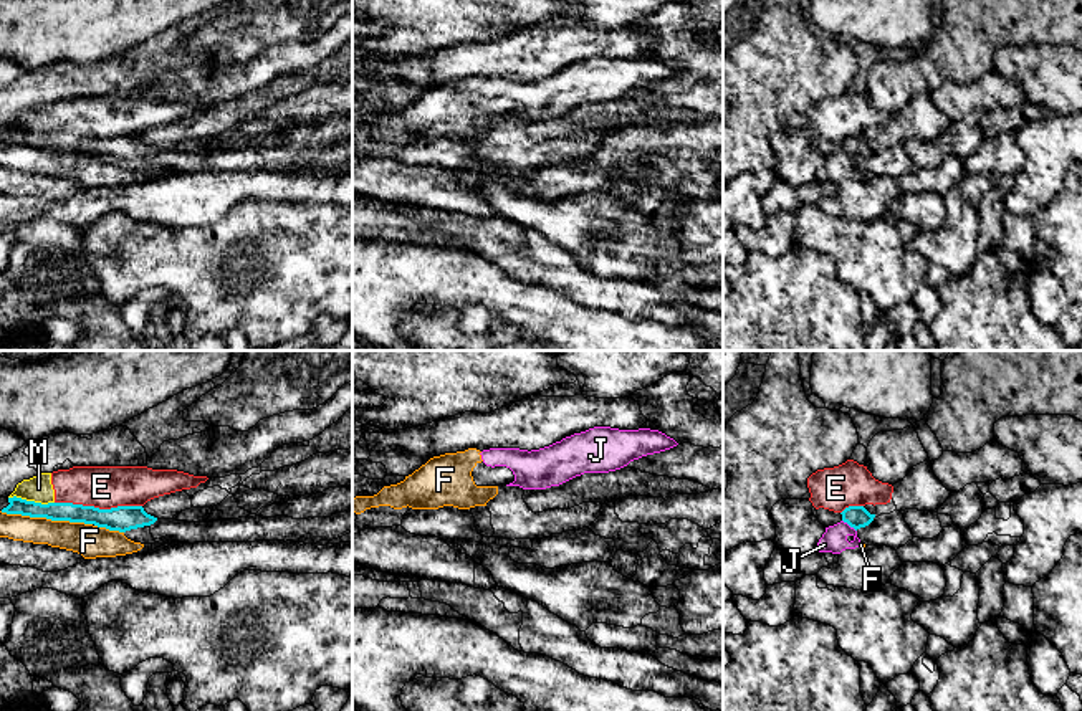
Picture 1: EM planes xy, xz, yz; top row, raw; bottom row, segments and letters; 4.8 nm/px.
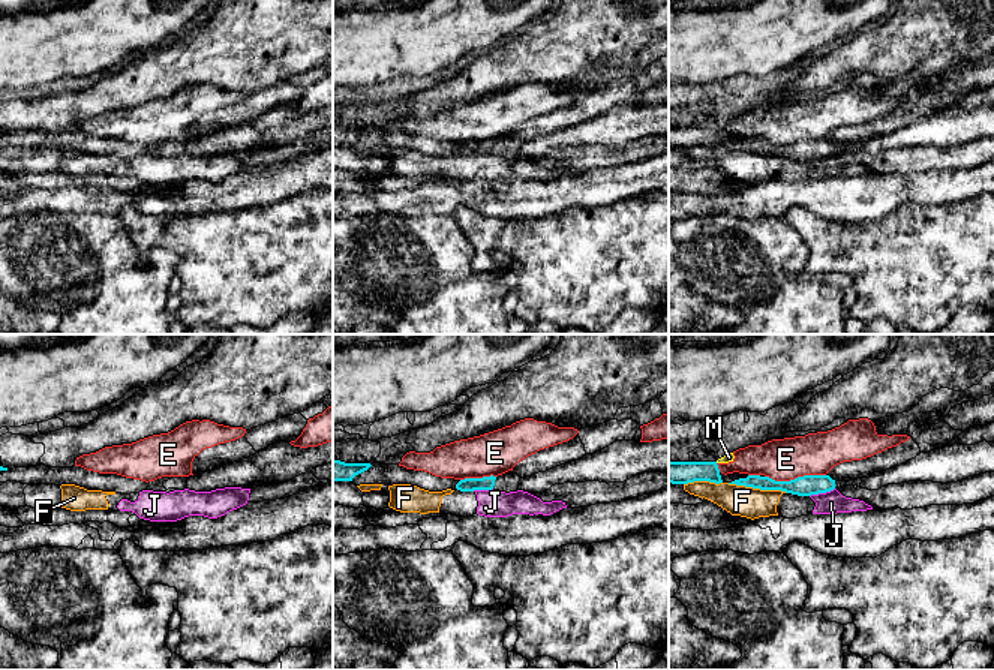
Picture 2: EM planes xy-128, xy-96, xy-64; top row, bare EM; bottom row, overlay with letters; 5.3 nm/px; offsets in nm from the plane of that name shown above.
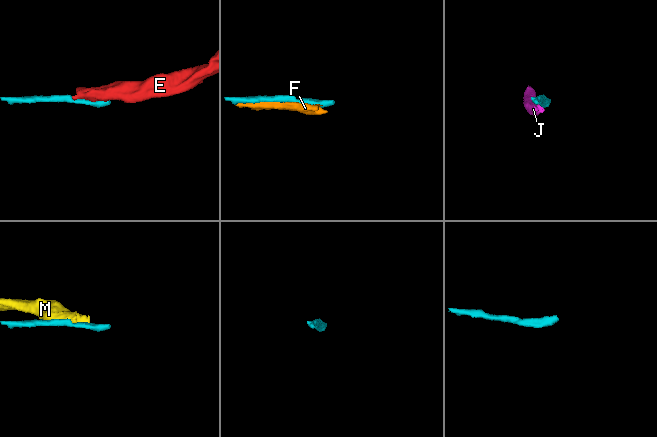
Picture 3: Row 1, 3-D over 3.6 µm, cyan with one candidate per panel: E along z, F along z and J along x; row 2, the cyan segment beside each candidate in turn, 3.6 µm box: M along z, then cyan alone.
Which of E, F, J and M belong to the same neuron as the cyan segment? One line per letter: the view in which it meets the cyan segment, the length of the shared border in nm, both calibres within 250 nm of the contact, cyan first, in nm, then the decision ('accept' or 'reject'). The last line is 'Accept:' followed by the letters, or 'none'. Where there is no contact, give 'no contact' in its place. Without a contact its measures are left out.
E: meets cyan in xy; contact 420 nm long; 130 nm thick on the cyan side, 200 nm on the other; reject
F: meets cyan in xy; contact 460 nm long; 100 nm thick on the cyan side, 160 nm on the other; reject
J: meets cyan in yz; contact 90 nm long; 110 nm thick on the cyan side, 120 nm on the other; reject
M: meets cyan in xy; contact 220 nm long; 100 nm thick on the cyan side, 130 nm on the other; reject
Accept: none

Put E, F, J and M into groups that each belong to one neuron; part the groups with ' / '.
E M / F J

